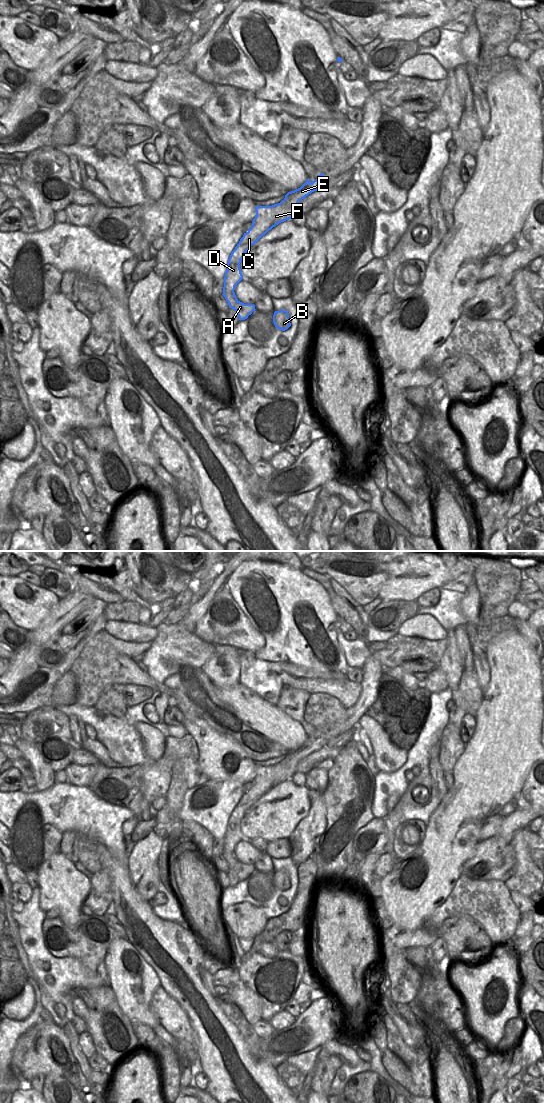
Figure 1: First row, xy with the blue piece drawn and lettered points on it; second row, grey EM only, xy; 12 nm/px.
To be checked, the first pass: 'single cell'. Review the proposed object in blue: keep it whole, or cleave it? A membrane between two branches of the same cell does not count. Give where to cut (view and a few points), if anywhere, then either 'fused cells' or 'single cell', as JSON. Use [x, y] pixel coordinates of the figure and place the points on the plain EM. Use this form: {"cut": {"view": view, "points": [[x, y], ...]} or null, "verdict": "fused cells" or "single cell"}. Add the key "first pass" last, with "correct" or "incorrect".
{"cut": {"view": "xy", "points": [[233, 851], [225, 857]]}, "verdict": "fused cells", "first pass": "incorrect"}

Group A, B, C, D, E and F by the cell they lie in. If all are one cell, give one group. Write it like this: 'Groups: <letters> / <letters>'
Groups: A / B C D E F

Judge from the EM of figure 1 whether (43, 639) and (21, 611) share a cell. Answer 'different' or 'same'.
different

